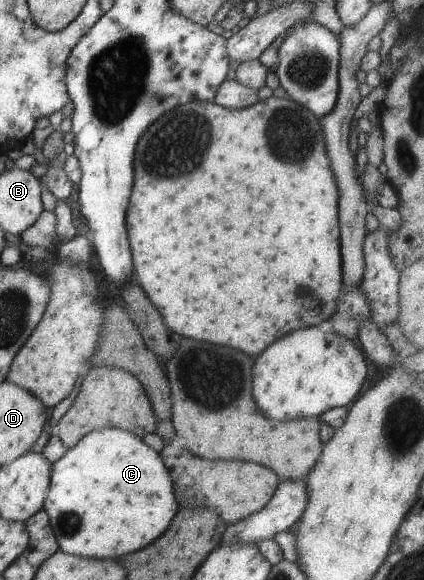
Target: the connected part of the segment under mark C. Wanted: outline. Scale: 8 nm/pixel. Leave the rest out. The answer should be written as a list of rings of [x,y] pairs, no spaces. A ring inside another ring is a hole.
[[[114,426],[100,427],[79,438],[74,446],[67,448],[64,454],[51,464],[49,487],[43,500],[42,510],[48,515],[50,528],[54,533],[54,538],[60,551],[86,558],[118,560],[123,554],[145,547],[157,536],[160,536],[163,530],[166,530],[168,523],[172,520],[177,508],[180,506],[179,499],[175,496],[174,483],[162,462],[161,455],[152,450],[147,444],[144,444],[141,437]]]

